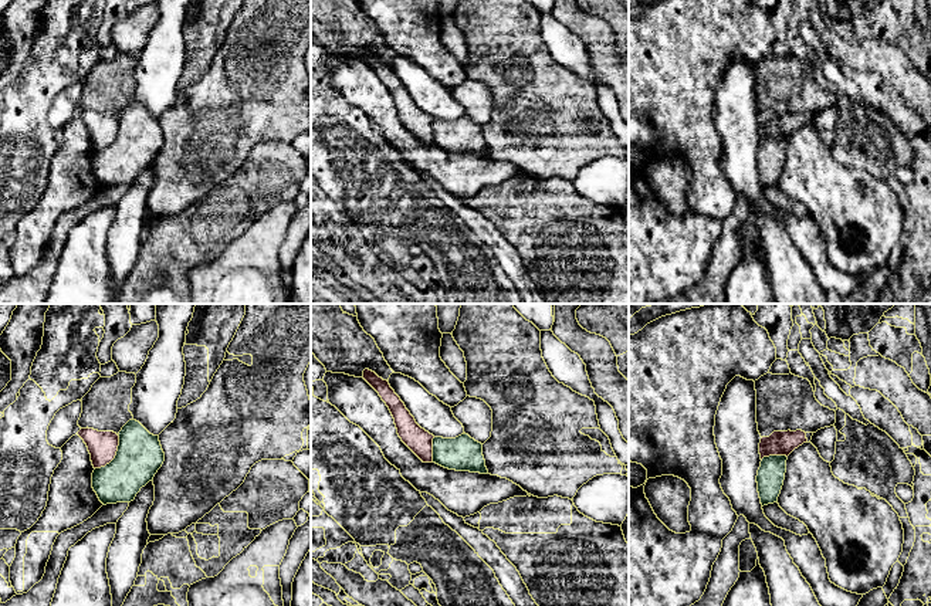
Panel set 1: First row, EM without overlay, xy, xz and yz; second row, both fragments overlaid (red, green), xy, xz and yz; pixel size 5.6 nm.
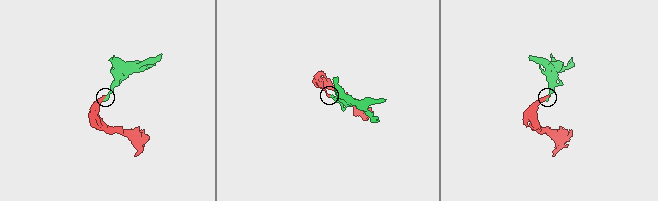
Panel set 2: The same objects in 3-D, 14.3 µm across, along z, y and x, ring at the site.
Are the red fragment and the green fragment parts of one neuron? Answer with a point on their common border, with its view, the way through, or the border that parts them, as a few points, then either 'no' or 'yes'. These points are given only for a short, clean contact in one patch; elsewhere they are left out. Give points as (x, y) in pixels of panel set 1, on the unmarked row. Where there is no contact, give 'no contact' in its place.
contact xy (115, 136); border xy (118, 117), (117, 136), (108, 145), (95, 151); no

